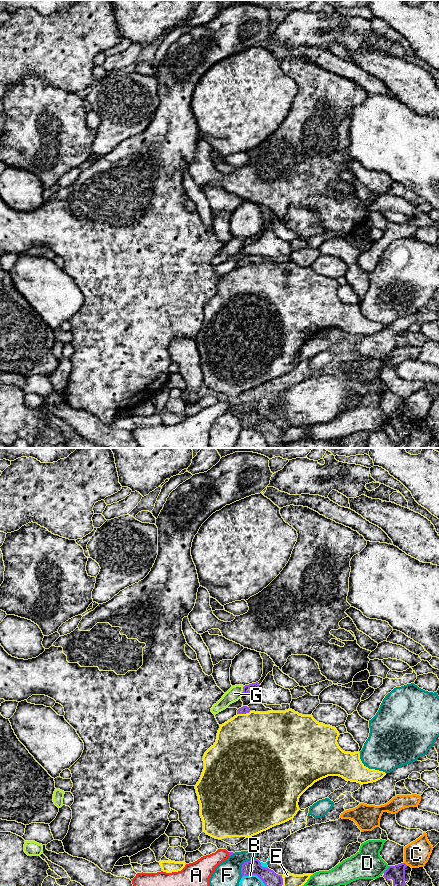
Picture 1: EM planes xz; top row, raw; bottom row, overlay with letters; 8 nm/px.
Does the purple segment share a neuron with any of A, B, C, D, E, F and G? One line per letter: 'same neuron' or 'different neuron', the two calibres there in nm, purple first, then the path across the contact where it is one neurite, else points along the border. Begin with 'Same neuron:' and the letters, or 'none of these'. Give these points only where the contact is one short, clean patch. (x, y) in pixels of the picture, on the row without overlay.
Same neuron: none of these
A: different neuron; 30 nm thick on the purple side, 170 nm on the other
B: different neuron; 150 nm thick on the purple side, 260 nm on the other; border along xz (242, 428), (256, 427), (270, 447)
C: different neuron; 130 nm thick on the purple side, 200 nm on the other
D: different neuron; 130 nm thick on the purple side, 240 nm on the other
E: different neuron; 60 nm thick on the purple side, 480 nm on the other
F: different neuron; 130 nm thick on the purple side, 240 nm on the other
G: different neuron; 70 nm thick on the purple side, 110 nm on the other

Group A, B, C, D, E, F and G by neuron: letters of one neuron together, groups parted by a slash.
A / B / C / D / E / F / G

